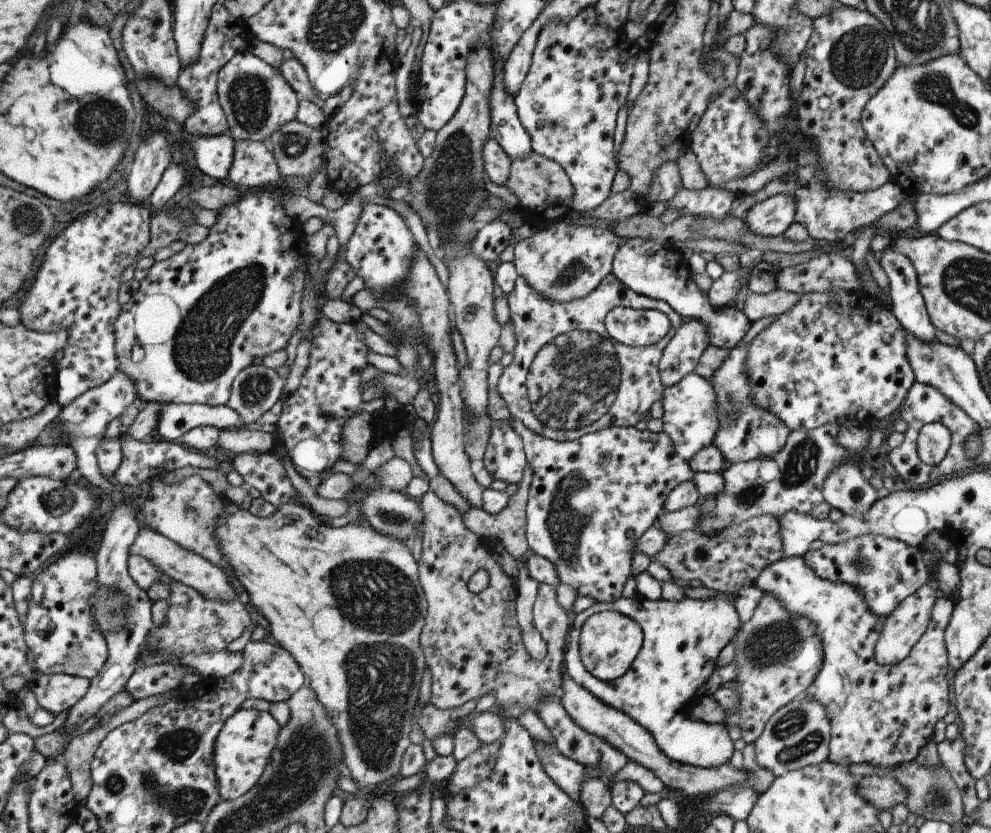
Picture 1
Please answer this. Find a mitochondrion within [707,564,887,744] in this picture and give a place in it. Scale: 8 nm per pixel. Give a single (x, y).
(775, 642)

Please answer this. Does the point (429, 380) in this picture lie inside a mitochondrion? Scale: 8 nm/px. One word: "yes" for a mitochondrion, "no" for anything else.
no

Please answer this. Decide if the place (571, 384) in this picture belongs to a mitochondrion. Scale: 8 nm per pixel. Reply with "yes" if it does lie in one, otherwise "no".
yes

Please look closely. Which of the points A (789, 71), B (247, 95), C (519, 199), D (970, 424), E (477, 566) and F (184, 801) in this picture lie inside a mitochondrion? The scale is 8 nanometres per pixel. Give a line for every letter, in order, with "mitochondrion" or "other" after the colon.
A: other
B: mitochondrion
C: other
D: other
E: other
F: mitochondrion

